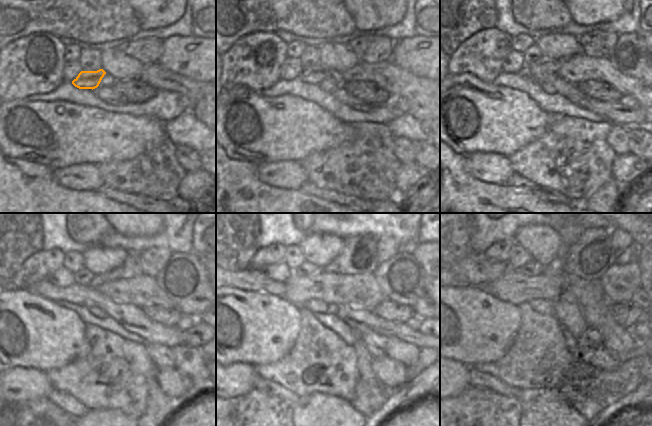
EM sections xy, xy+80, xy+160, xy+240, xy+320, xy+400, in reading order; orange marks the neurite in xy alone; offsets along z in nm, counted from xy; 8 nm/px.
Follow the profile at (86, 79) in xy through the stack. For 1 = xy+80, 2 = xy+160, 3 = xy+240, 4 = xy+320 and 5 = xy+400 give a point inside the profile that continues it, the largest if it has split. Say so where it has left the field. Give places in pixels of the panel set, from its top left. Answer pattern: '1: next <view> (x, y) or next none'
1: next xy+80 (315, 75)
2: next xy+160 (543, 66)
3: next xy+240 (131, 267)
4: next xy+320 (359, 256)
5: next xy+400 (592, 254)

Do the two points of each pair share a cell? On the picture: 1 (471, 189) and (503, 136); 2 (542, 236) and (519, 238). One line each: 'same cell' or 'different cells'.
1: different cells
2: same cell

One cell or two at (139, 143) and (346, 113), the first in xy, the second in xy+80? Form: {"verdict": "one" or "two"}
{"verdict": "two"}

